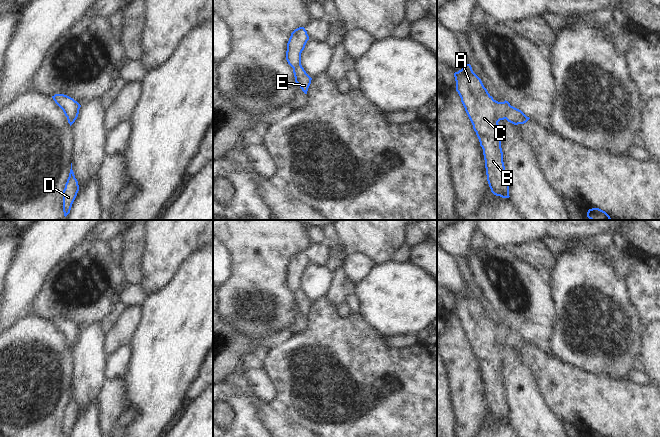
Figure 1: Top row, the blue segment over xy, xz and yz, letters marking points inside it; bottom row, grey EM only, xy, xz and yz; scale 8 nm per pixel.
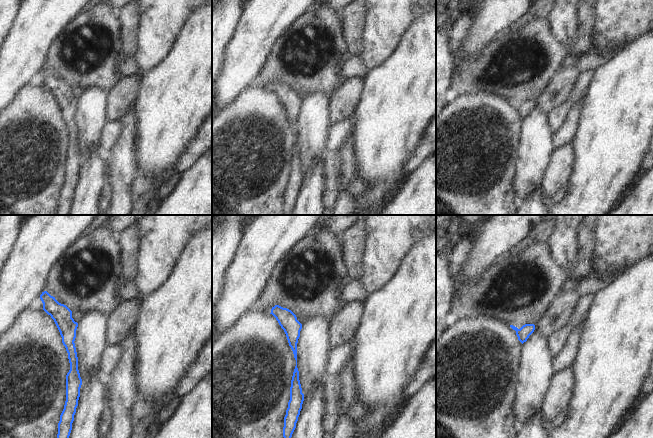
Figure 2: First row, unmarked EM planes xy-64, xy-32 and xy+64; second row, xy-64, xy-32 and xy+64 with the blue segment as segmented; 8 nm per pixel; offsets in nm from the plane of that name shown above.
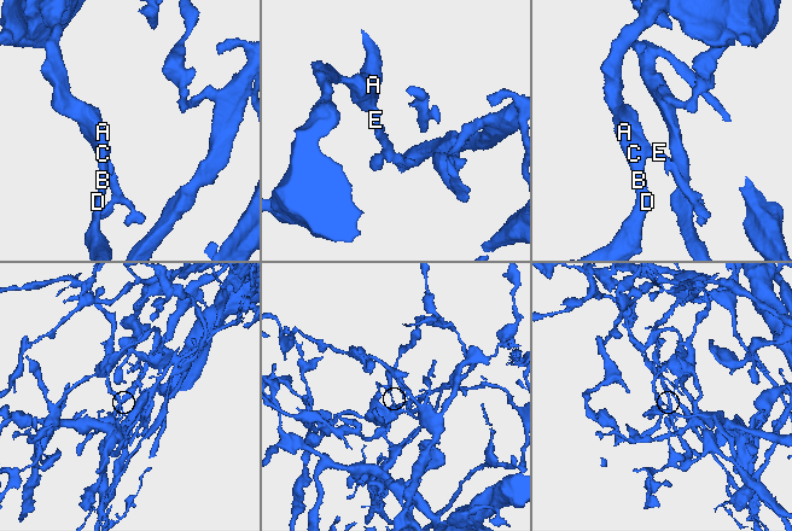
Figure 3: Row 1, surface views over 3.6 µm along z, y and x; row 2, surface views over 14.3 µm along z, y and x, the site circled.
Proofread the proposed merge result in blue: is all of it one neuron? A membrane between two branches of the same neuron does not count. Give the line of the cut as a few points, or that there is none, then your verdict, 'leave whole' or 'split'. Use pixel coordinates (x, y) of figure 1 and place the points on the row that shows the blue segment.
cut in yz along (511, 106), (505, 118); split

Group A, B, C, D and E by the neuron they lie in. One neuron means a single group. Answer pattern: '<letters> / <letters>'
A B C D / E

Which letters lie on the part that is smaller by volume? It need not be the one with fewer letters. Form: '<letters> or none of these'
E

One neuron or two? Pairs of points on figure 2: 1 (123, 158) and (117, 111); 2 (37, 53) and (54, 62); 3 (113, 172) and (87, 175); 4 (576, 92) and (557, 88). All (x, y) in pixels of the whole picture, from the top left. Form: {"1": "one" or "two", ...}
{"1": "two", "2": "two", "3": "two", "4": "two"}

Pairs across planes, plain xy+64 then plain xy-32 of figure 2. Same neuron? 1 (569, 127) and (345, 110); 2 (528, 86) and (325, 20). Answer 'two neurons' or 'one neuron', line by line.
1: two neurons
2: one neuron

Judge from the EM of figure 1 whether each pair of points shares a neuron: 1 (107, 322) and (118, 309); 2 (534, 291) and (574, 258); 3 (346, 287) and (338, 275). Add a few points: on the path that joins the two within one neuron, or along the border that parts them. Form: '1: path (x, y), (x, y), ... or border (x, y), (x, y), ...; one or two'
1: path (110, 319), (116, 312); one
2: border (545, 276), (554, 302); two
3: path (343, 284), (340, 278); one

